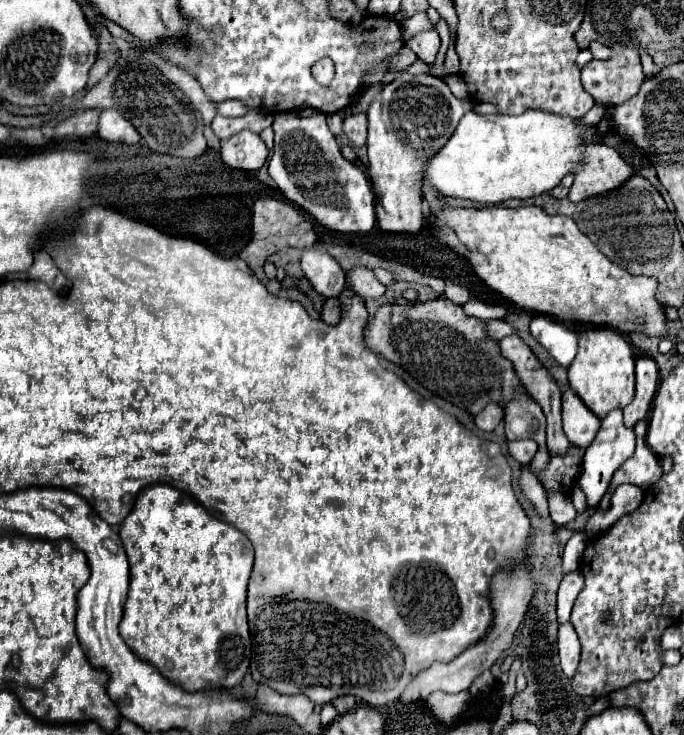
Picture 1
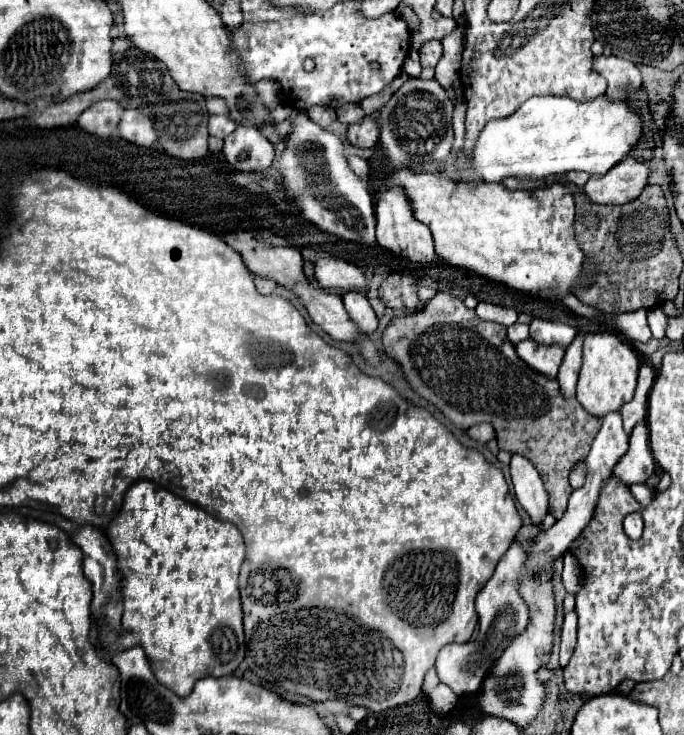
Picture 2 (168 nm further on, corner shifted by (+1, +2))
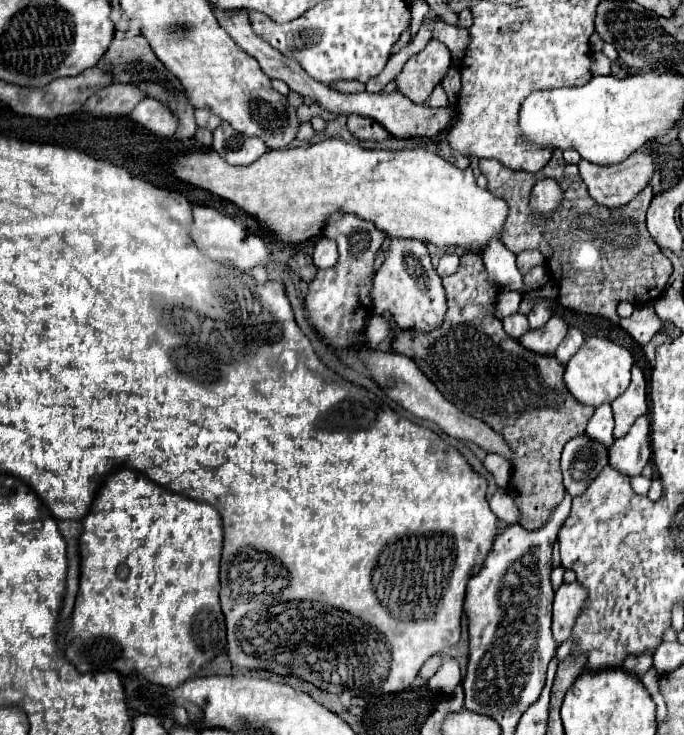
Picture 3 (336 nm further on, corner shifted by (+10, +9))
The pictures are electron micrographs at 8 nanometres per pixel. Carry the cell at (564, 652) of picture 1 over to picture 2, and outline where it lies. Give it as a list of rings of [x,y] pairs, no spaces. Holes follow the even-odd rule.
[[[571,611],[565,615],[563,627],[561,627],[561,663],[563,667],[569,663],[575,643],[577,643],[577,613]]]

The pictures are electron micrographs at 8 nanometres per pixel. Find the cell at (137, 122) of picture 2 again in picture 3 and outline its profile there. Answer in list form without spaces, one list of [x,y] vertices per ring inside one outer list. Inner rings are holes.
[[[146,98],[138,102],[134,110],[128,114],[128,118],[156,136],[172,136],[178,126],[178,120],[168,112],[168,108],[164,108],[154,98]]]

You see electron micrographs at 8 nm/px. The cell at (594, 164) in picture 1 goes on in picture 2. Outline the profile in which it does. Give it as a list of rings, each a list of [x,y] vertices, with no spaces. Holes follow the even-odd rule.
[[[627,157],[625,163],[615,165],[609,173],[593,175],[583,189],[593,203],[623,205],[641,195],[649,175],[649,165]]]

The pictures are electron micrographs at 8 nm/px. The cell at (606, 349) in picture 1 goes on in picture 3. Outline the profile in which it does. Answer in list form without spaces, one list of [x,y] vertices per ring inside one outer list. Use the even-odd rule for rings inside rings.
[[[598,336],[587,337],[582,348],[572,356],[572,360],[566,364],[564,382],[570,394],[586,406],[598,408],[604,402],[616,400],[620,394],[626,392],[630,384],[630,368],[634,364],[634,358],[628,348],[620,346],[618,342],[612,342],[608,338]]]

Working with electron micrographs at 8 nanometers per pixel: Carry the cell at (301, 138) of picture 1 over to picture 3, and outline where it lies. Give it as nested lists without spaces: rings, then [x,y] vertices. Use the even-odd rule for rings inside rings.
[[[334,212],[330,214],[330,220],[326,220],[322,236],[328,236],[338,244],[340,260],[332,270],[318,270],[316,278],[310,282],[306,294],[308,320],[334,346],[354,346],[360,340],[364,342],[364,324],[372,316],[372,260],[380,244],[386,240],[386,234],[374,228],[374,224],[370,224],[368,220],[362,220],[360,216]]]

